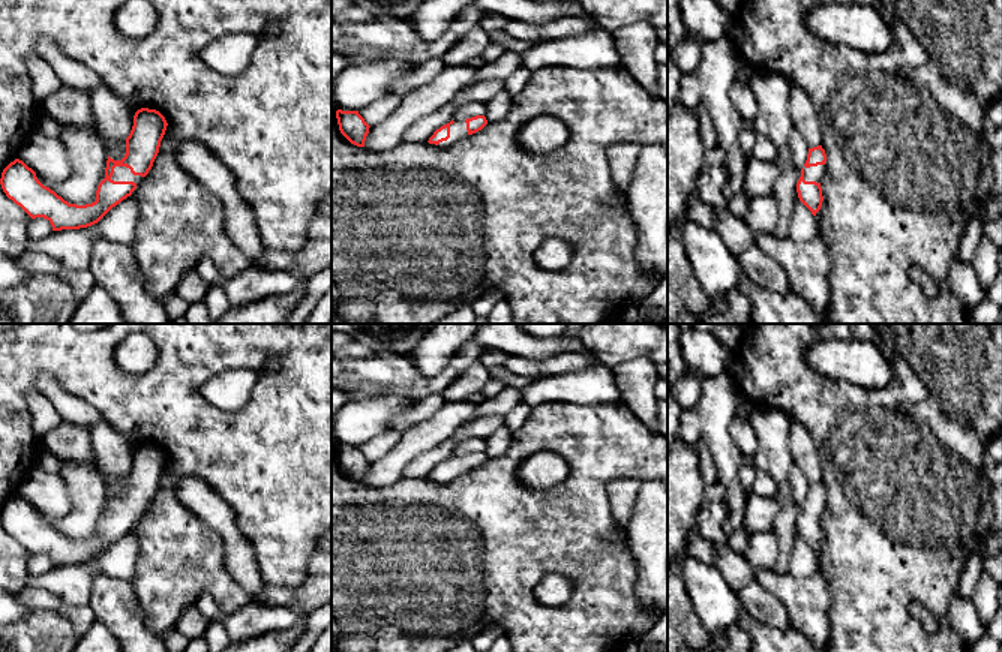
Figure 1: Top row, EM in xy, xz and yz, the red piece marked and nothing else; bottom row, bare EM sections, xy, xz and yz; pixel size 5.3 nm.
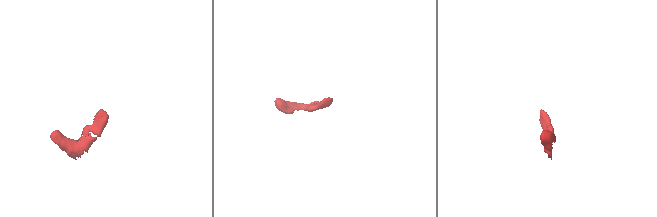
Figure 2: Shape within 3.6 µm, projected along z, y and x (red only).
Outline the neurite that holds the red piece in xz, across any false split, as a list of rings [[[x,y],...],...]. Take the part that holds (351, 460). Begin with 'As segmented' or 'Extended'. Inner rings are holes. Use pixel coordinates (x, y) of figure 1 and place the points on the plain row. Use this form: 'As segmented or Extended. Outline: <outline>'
As segmented. Outline: [[[336,447],[336,454],[340,469],[354,481],[364,483],[369,469],[369,460],[358,450],[358,447]]]

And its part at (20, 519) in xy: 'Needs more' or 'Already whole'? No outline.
Needs more

